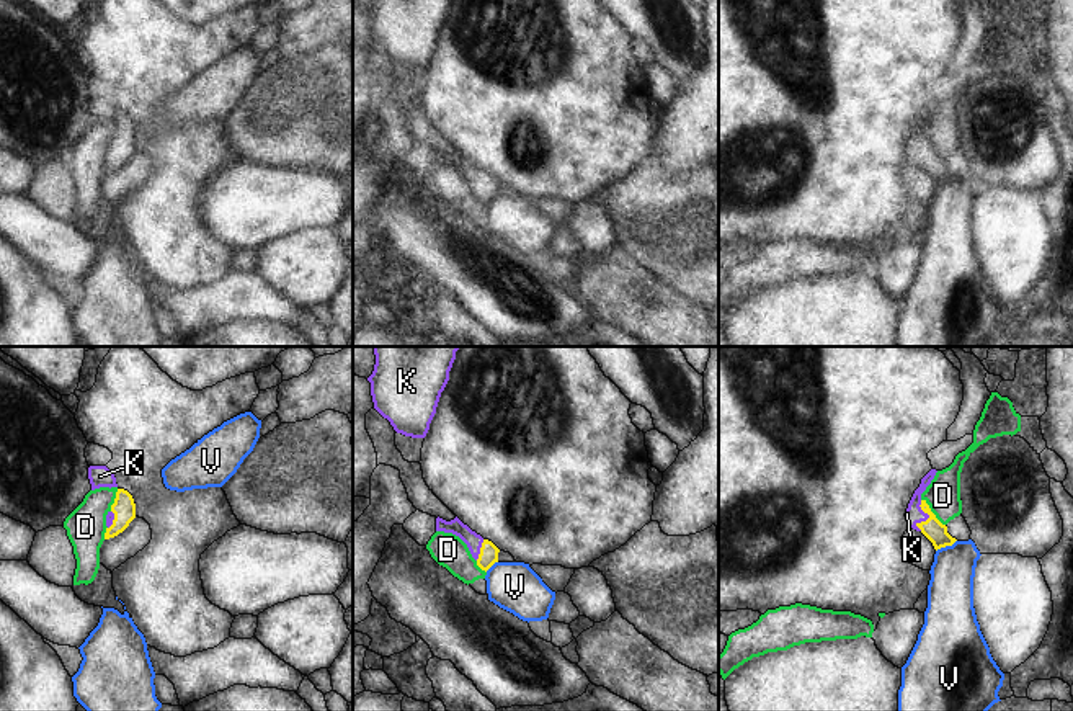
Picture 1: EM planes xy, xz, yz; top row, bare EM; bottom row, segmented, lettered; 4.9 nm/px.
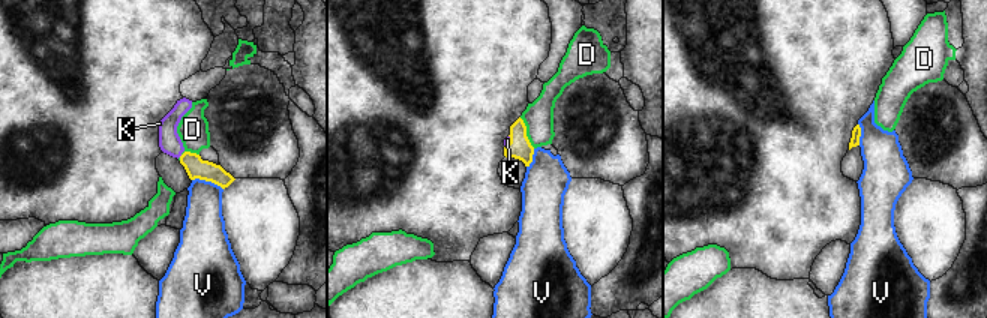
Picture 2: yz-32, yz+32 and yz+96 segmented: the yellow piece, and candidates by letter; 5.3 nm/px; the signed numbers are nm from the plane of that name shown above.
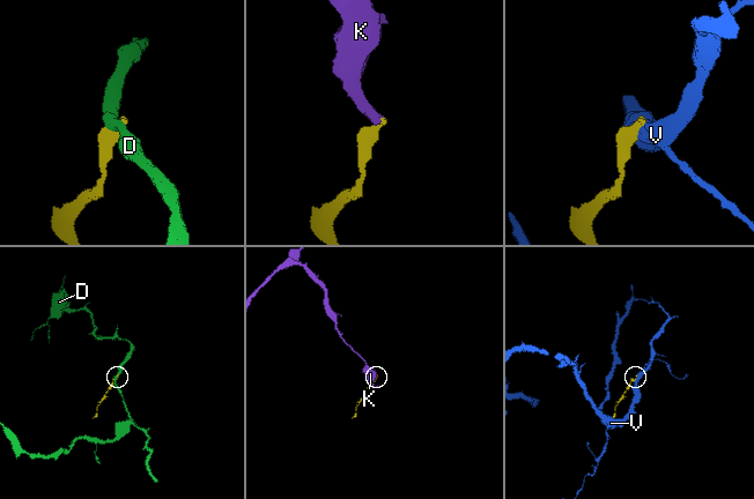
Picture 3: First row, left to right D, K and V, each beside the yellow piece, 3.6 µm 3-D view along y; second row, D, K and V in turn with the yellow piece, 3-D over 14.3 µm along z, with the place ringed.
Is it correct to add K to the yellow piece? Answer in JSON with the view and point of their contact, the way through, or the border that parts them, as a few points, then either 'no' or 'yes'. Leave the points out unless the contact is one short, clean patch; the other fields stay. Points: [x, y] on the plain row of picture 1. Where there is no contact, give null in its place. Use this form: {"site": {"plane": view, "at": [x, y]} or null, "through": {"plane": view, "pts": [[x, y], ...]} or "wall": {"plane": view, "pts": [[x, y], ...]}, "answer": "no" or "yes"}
{"site": {"plane": "yz", "at": [930, 151]}, "through": {"plane": "yz", "pts": [[931, 162], [930, 151], [913, 147]]}, "answer": "yes"}

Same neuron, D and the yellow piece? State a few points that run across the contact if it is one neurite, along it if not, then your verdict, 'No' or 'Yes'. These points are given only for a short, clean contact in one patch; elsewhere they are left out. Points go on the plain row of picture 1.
Line: yz (921, 133), (944, 159). No.

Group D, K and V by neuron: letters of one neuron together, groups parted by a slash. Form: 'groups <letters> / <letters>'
groups D / K / V

